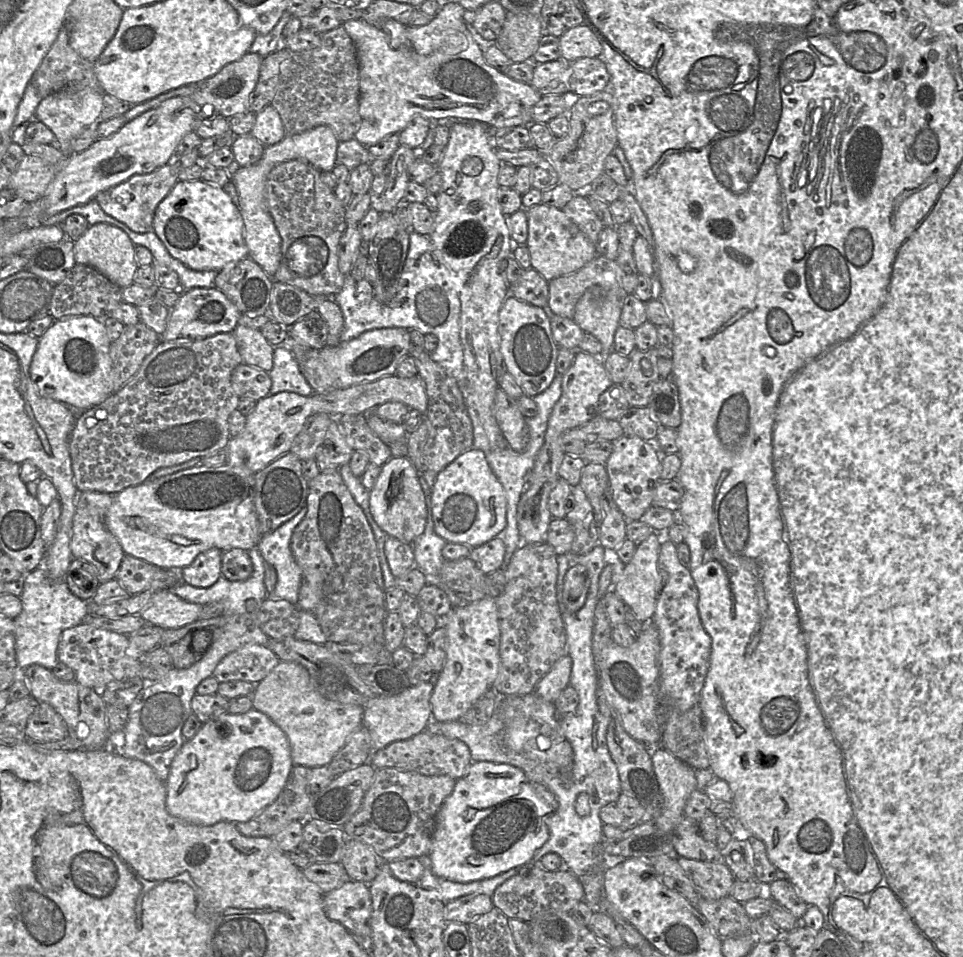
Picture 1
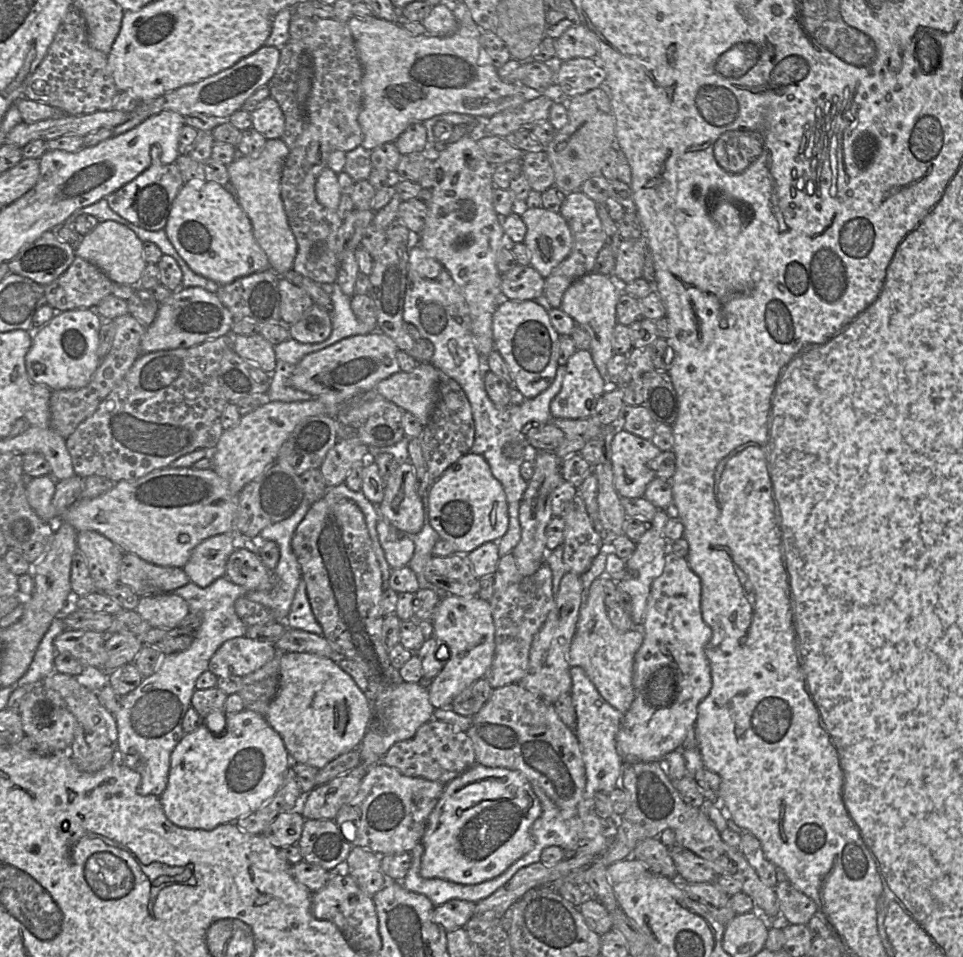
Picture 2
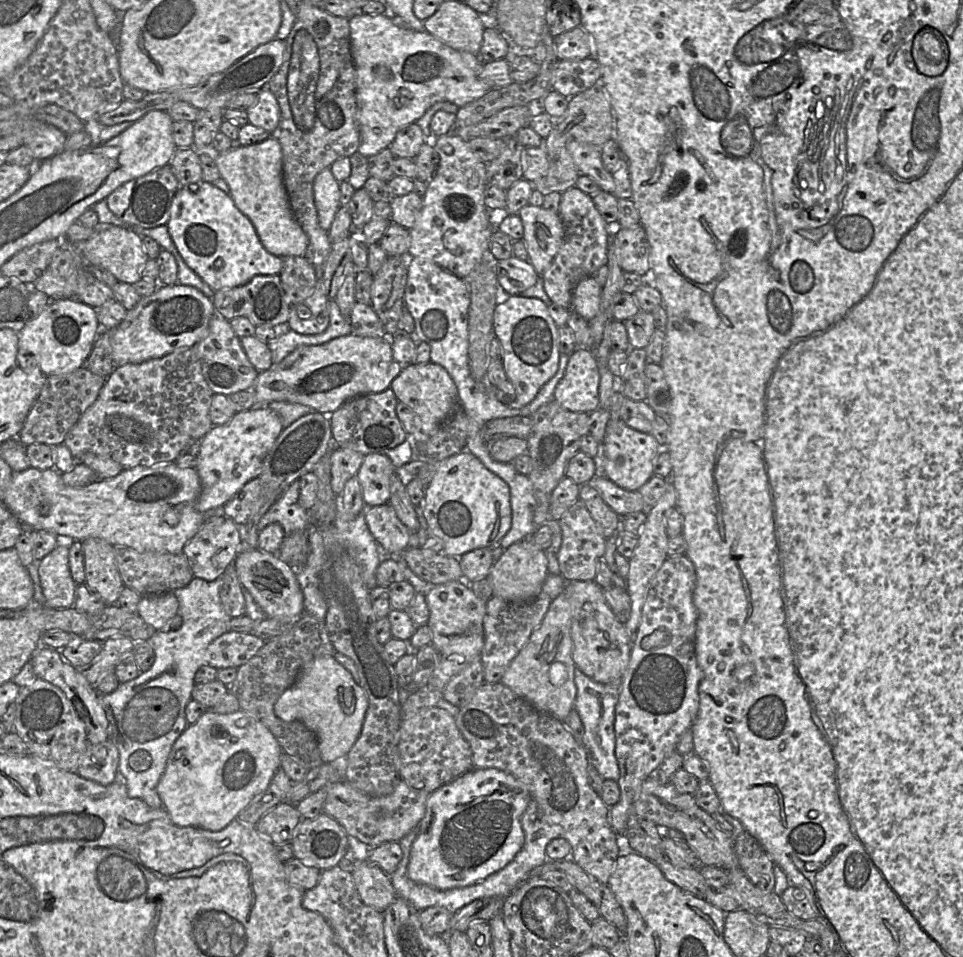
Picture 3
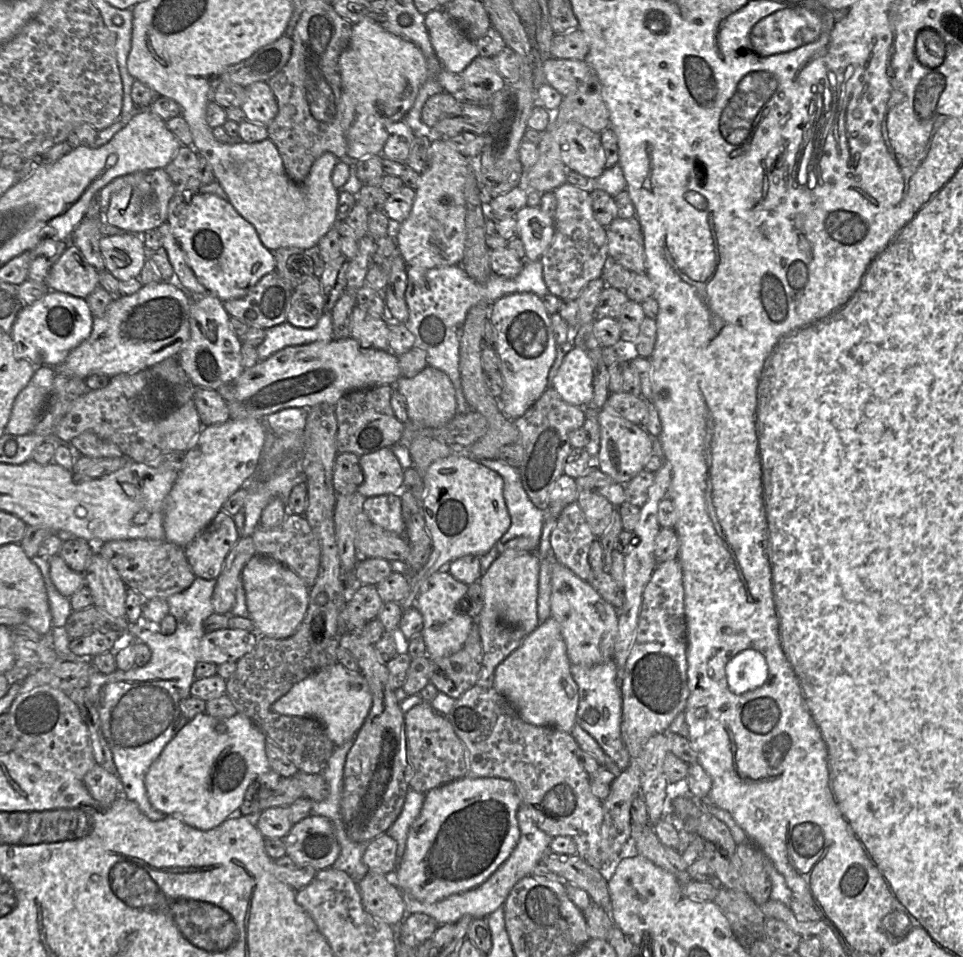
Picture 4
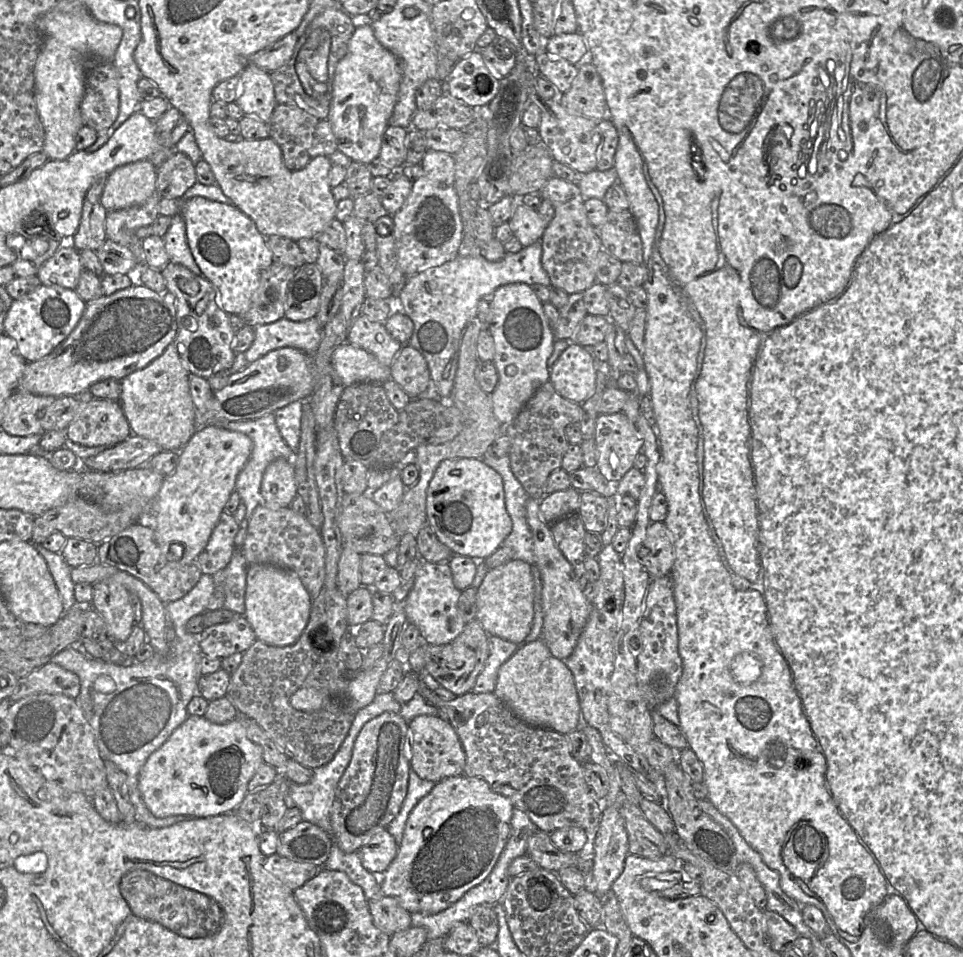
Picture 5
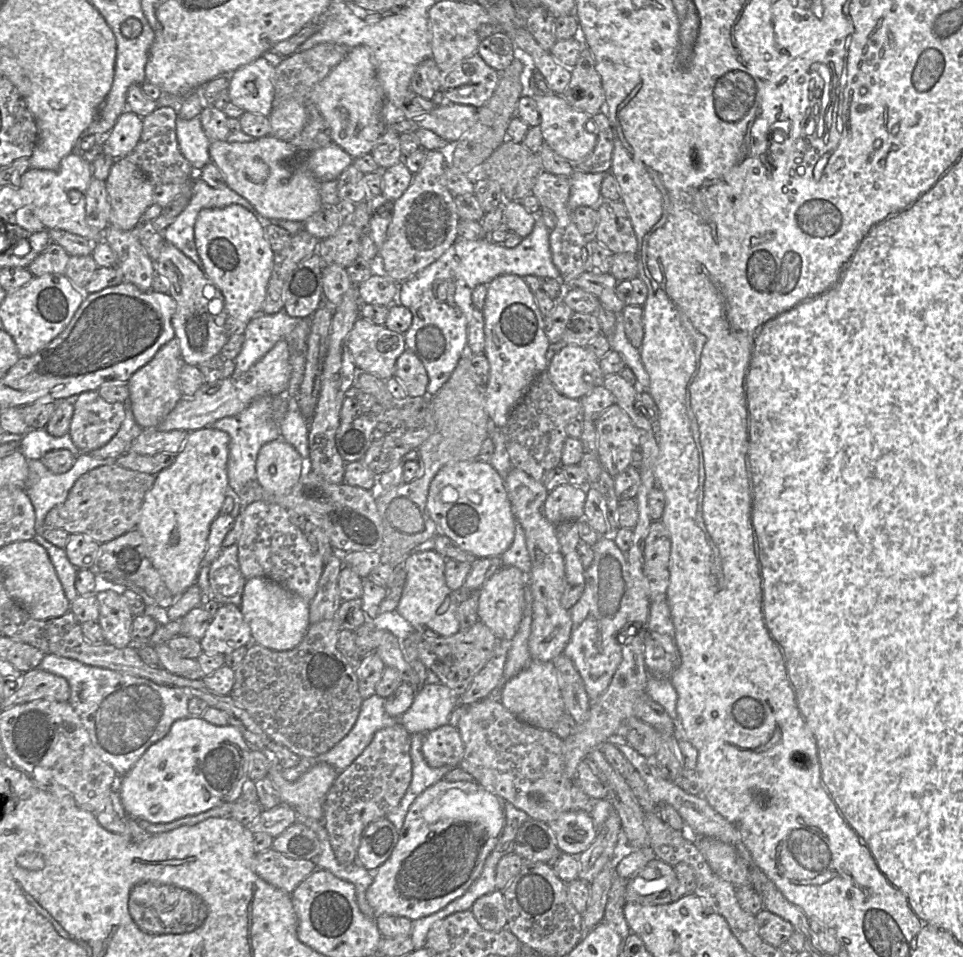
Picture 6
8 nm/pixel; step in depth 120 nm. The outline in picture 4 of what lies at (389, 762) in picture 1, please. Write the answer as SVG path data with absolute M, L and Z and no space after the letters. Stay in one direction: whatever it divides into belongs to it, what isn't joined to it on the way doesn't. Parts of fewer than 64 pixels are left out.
M423 701L406 713L405 724L405 780L410 789L420 793L440 787L468 774L468 754L448 718L437 713L429 702Z

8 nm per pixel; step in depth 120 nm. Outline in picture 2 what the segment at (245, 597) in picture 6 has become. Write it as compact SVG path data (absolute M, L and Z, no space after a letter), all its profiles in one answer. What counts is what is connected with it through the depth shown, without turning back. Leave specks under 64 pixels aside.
M237 546L229 556L225 577L248 591L270 590L273 587L273 571L264 566L258 555L242 546Z

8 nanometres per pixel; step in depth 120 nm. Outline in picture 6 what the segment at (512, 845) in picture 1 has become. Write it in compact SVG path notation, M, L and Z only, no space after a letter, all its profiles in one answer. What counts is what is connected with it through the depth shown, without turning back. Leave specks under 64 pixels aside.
M444 779L427 788L409 807L399 838L390 857L373 874L373 882L366 891L366 900L376 916L402 916L411 921L432 915L449 903L461 897L472 883L480 876L487 857L491 854L505 826L505 800L485 789L476 781L449 782Z

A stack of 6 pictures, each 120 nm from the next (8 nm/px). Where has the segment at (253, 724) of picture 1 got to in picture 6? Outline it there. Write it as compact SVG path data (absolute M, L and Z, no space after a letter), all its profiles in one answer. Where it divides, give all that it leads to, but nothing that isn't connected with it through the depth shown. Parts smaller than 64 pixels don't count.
M188 716L175 721L168 734L152 744L127 774L119 777L116 789L126 814L151 823L169 823L200 814L224 803L236 802L244 783L250 779L251 746L234 726L213 725L202 717Z

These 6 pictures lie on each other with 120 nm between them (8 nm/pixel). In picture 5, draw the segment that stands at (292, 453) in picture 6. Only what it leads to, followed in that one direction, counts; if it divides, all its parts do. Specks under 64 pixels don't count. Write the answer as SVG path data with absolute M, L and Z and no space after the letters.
M285 458L272 461L263 474L260 492L262 504L268 508L290 507L298 495L294 466Z

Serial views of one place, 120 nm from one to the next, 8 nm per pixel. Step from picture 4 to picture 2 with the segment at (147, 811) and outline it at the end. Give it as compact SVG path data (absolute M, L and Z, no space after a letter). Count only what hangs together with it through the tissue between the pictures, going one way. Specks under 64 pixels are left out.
M222 576L209 586L201 588L191 581L175 589L173 593L181 596L189 605L190 612L201 613L202 623L196 629L195 638L190 647L184 651L164 655L157 670L144 677L137 688L121 698L120 709L113 714L118 731L118 761L141 776L137 791L140 795L155 795L160 797L164 792L170 769L170 756L175 746L184 736L182 721L191 705L192 695L196 689L196 680L208 670L208 664L217 649L227 640L245 636L247 625L235 612L235 601L246 596L249 591Z

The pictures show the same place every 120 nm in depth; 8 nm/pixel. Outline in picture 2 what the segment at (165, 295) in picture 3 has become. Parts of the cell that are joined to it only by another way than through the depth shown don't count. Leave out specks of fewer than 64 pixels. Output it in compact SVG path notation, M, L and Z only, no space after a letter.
M180 287L170 297L159 303L156 317L146 327L142 337L141 351L142 354L146 354L160 350L190 348L220 336L231 334L233 323L231 313L223 306L216 294L200 287Z

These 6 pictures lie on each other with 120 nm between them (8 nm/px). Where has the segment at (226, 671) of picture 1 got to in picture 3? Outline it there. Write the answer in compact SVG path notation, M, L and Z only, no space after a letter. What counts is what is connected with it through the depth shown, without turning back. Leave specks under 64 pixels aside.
M228 631L208 645L205 662L217 670L238 668L252 658L264 644L265 640L253 634Z

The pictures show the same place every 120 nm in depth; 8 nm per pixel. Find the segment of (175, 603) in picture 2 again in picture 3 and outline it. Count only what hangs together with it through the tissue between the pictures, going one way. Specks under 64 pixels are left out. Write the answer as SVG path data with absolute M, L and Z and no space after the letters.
M174 593L142 596L137 614L156 631L178 614L179 602Z

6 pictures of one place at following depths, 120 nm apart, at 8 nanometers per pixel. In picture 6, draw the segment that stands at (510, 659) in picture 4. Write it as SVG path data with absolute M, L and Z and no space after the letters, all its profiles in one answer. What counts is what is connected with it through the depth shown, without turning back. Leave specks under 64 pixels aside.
M531 660L529 664L503 687L499 701L522 722L551 731L566 712L553 662Z

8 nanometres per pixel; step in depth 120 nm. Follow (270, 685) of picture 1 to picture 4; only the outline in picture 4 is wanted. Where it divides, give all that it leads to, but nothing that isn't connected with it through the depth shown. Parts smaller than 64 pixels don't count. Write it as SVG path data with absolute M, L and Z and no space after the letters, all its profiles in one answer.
M341 663L327 666L294 684L279 698L273 709L282 715L312 717L319 720L336 747L354 739L372 706L368 682L360 671L346 669Z

